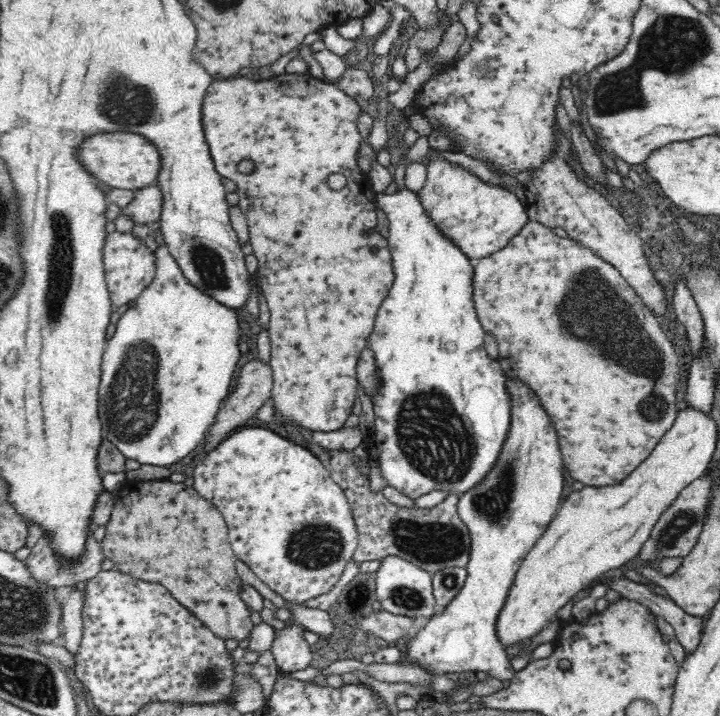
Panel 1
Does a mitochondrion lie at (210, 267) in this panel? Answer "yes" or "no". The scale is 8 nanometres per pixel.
yes

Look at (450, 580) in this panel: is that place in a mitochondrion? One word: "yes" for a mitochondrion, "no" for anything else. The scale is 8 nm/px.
yes

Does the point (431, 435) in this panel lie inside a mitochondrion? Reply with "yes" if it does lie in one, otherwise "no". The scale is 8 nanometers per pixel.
yes

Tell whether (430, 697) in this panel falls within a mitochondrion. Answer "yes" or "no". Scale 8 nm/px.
no

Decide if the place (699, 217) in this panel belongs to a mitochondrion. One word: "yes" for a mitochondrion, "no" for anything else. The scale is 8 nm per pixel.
no

